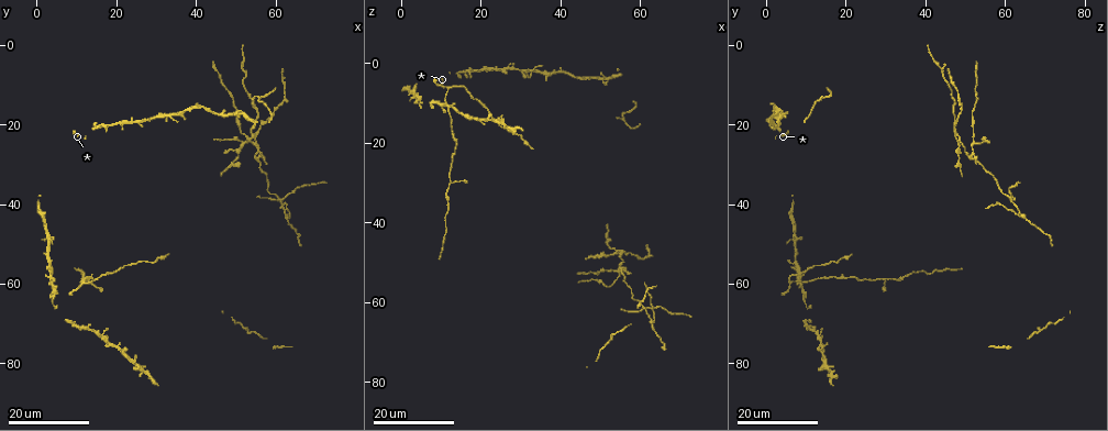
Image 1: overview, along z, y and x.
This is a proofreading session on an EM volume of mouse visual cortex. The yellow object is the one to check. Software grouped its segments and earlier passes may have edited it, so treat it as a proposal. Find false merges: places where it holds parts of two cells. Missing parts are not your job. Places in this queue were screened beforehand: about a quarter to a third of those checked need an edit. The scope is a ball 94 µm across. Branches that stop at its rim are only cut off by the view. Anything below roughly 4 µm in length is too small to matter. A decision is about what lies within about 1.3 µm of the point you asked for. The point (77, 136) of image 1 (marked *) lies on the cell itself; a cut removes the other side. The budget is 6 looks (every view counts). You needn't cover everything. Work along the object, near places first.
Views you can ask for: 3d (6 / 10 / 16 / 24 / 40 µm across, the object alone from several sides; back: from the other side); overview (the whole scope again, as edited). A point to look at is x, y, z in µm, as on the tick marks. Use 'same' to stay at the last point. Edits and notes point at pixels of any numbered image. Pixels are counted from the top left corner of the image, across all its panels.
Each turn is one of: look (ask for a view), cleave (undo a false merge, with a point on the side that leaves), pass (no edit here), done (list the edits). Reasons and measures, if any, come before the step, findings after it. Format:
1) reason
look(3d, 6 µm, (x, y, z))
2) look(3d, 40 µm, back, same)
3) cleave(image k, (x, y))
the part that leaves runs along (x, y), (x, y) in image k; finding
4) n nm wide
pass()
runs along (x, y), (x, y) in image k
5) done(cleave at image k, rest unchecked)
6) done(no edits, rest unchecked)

three arms meet
look(3d, 16 µm, (12.0, 60.0, 6.5))

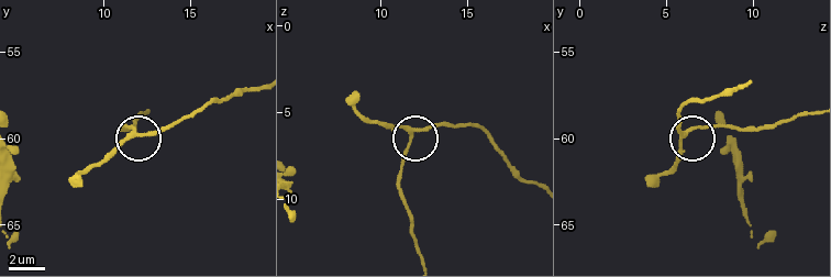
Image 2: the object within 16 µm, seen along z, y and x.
closer look
look(3d, 6 µm, (11.7, 59.7, 6.2))

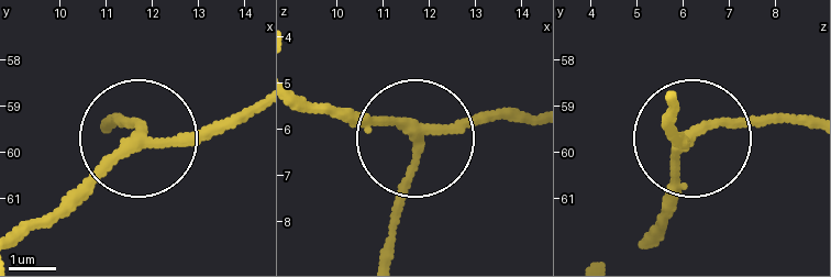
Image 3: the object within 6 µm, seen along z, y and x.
pass()
runs along (531, 123), (424, 128), (389, 254) in image 3; continuous, no second cell

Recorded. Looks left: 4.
side arm on a straight run
look(3d, 24 µm, (12.0, 59.0, 30.0))

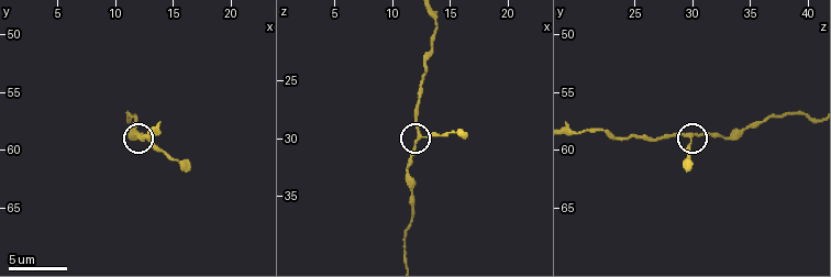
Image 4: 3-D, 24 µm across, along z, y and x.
zoom in
look(3d, 6 µm, (12.4, 58.6, 29.8))

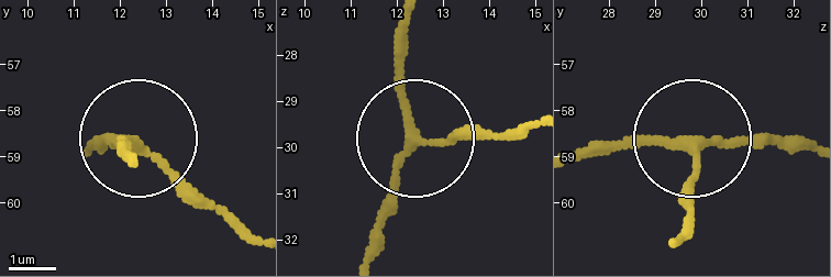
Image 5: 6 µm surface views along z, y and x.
3 arms
pass()
runs along (403, 26), (403, 110), (416, 133), (440, 145), (507, 133) in image 5; one cell here

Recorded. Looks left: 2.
four-way junction
look(3d, 16 µm, (61.5, 38.5, 61.0))

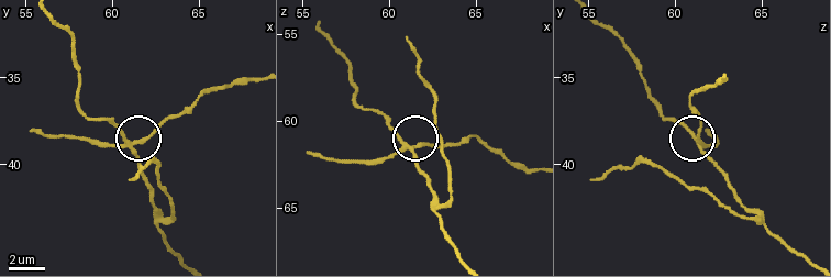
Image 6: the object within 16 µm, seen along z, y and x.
look(3d, 10 µm, (61.7, 38.9, 61.5))

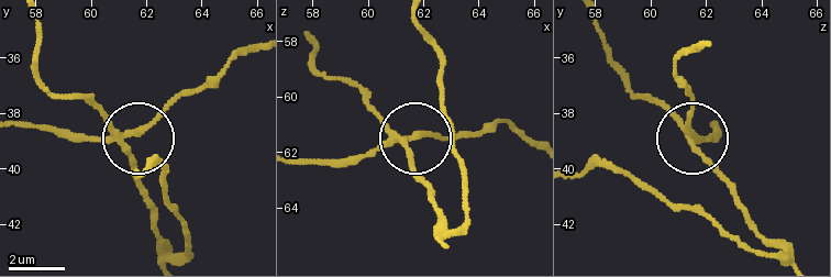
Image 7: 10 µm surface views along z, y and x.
side arm 14 µm
cleave(image 7, (79, 140))
the part that leaves runs along (122, 139), (156, 124), (255, 48) in image 7; two cells meet here

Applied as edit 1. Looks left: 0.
done(cleave at image 7, rest unchecked)

